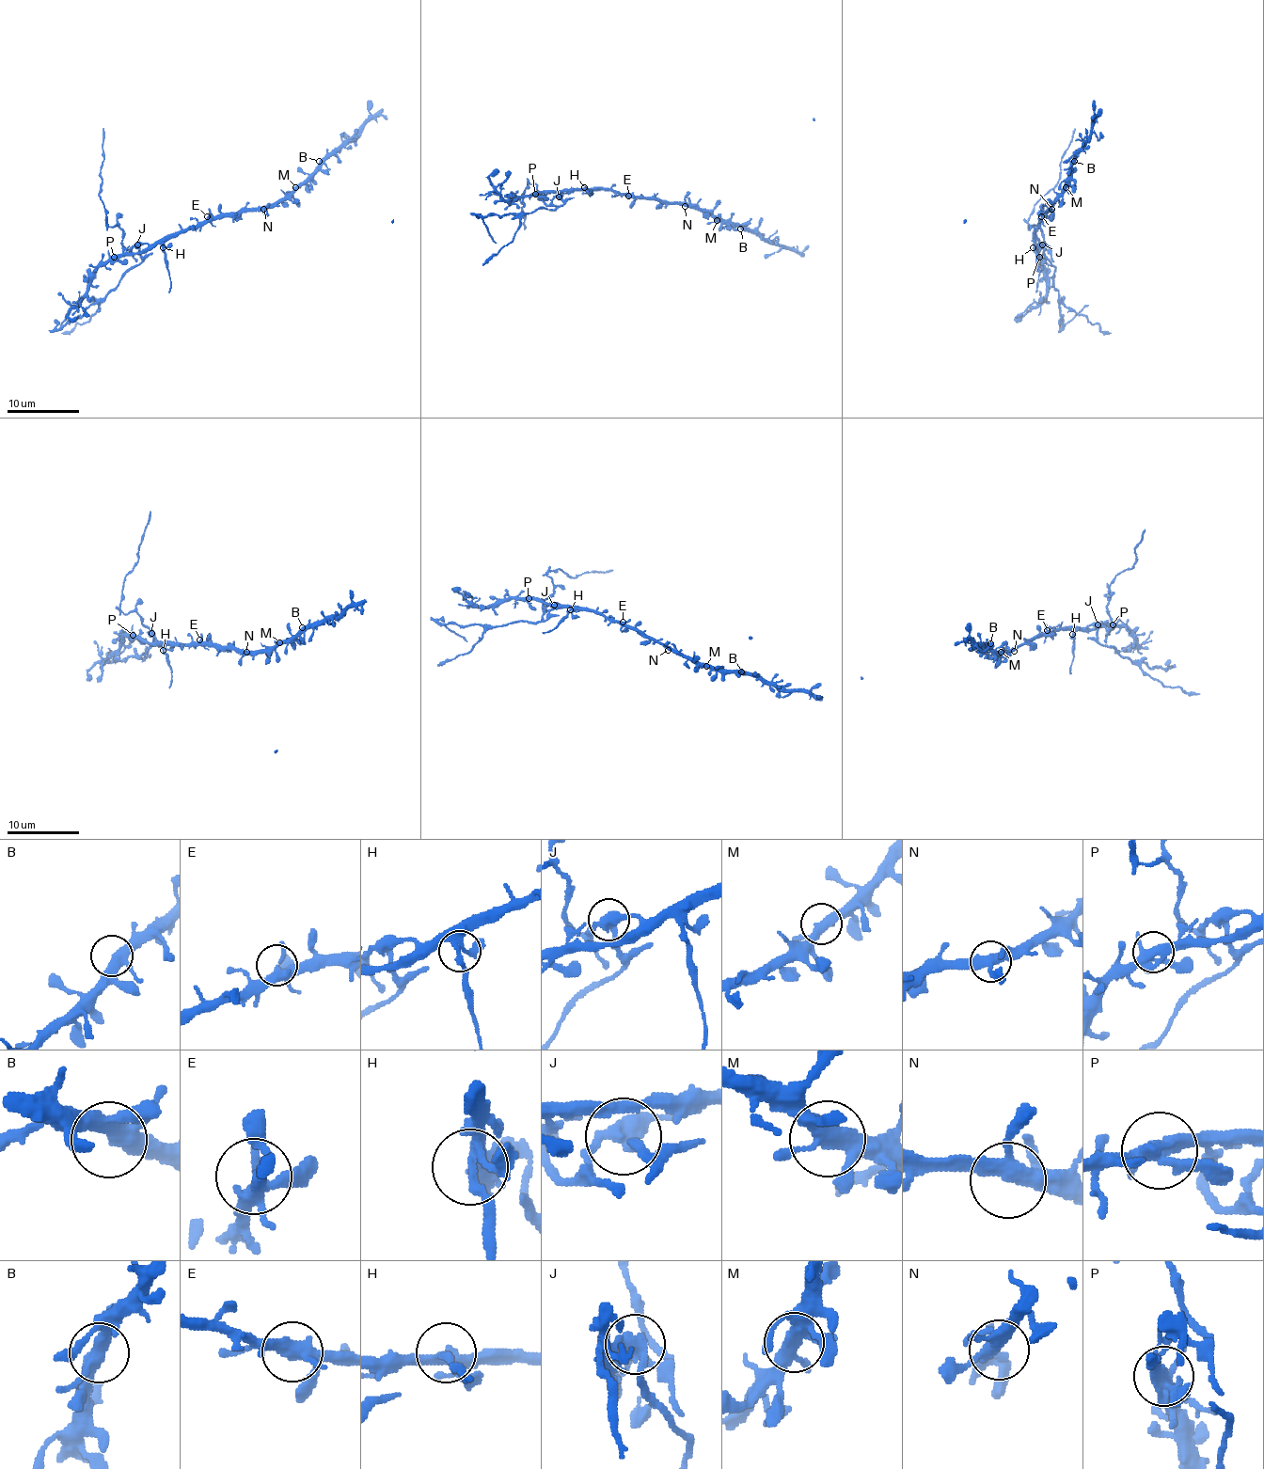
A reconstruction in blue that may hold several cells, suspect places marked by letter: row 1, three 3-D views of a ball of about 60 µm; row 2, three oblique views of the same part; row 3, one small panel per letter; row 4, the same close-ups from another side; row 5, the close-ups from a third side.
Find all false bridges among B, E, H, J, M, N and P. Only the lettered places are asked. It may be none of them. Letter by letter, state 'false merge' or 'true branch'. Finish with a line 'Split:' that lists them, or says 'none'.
B: true branch
E: true branch
H: false merge
J: false merge
M: true branch
N: true branch
P: true branch
Split: H, J

